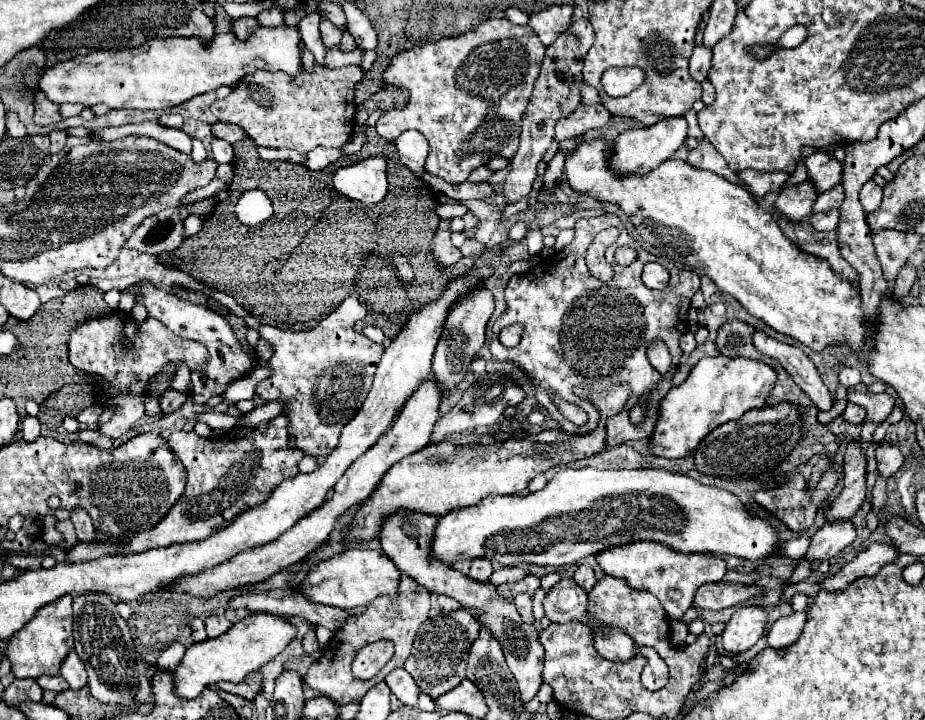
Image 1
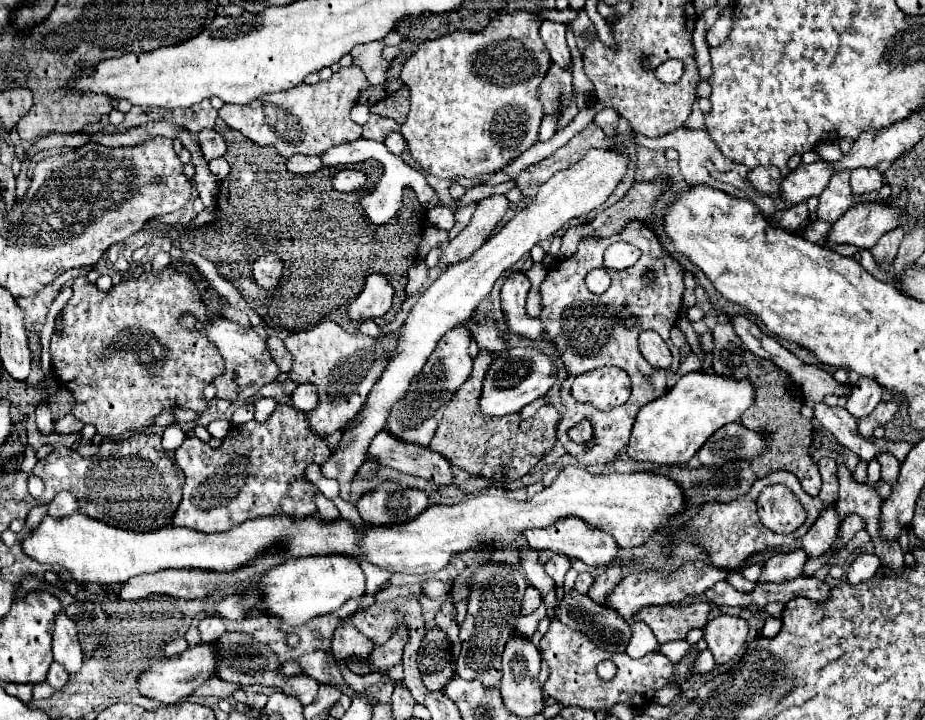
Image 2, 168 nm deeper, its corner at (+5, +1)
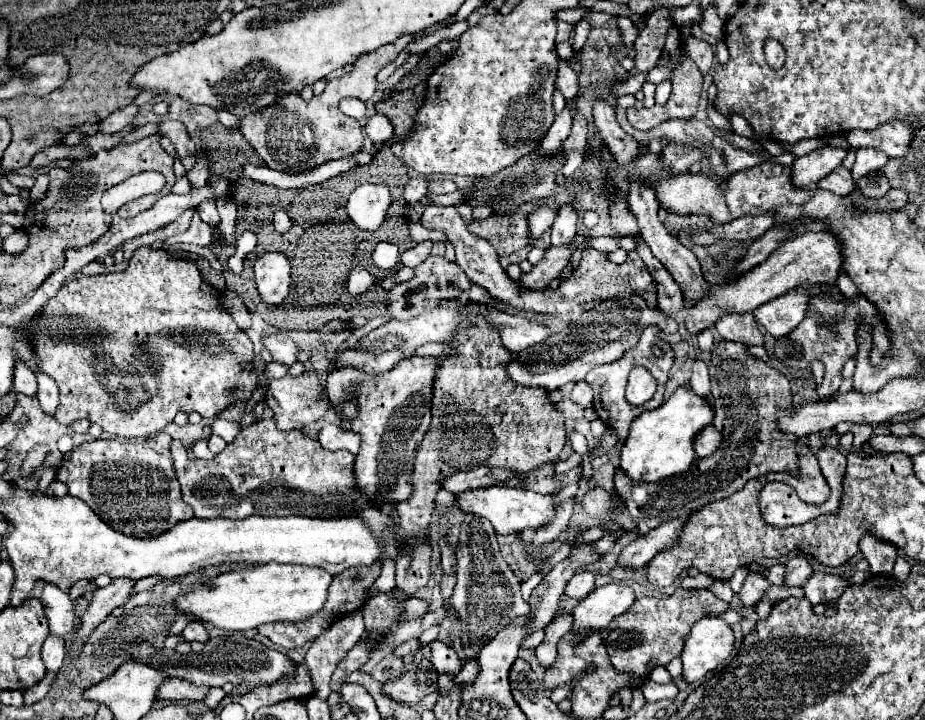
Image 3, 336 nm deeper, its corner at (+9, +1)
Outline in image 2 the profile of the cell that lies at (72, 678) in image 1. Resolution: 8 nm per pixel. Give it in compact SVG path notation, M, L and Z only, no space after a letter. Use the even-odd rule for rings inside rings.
M61 609L55 617L55 629L53 629L53 655L55 661L61 663L69 673L79 671L81 667L81 645L79 645L79 631L75 621L65 615Z

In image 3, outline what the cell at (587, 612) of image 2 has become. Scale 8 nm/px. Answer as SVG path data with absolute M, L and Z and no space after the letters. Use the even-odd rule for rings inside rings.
M677 589L673 595L663 599L637 599L623 615L615 617L609 627L599 631L599 635L603 635L603 643L615 669L633 673L637 679L643 679L649 675L649 661L657 661L657 665L667 665L671 659L681 655L685 637L699 619L707 615L719 615L727 609L729 603L717 599L711 591Z

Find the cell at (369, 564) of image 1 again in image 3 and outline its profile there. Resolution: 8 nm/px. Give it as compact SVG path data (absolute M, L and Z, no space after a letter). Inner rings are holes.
M267 563L257 567L245 567L239 571L229 571L215 577L209 585L197 587L193 593L179 597L175 607L181 613L193 613L201 621L207 621L221 629L247 631L263 623L295 623L305 621L319 613L327 599L327 589L333 575L321 571L319 567L303 565L279 565Z

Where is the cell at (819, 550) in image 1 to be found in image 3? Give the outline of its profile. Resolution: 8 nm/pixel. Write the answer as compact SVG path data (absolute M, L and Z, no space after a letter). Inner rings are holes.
M749 573L739 591L739 599L743 605L755 605L769 587L771 587L771 581L767 579L765 573Z

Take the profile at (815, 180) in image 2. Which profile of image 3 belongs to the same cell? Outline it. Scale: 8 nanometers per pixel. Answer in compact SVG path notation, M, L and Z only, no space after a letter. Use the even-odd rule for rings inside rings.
M823 147L805 157L797 157L791 171L793 171L793 185L803 189L811 183L819 183L825 175L829 175L841 161L845 159L847 151L837 147Z

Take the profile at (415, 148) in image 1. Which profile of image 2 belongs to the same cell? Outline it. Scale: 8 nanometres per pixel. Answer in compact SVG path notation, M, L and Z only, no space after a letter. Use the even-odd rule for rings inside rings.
M389 133L383 141L387 145L387 149L395 155L401 155L407 149L407 141L401 137L401 133Z

